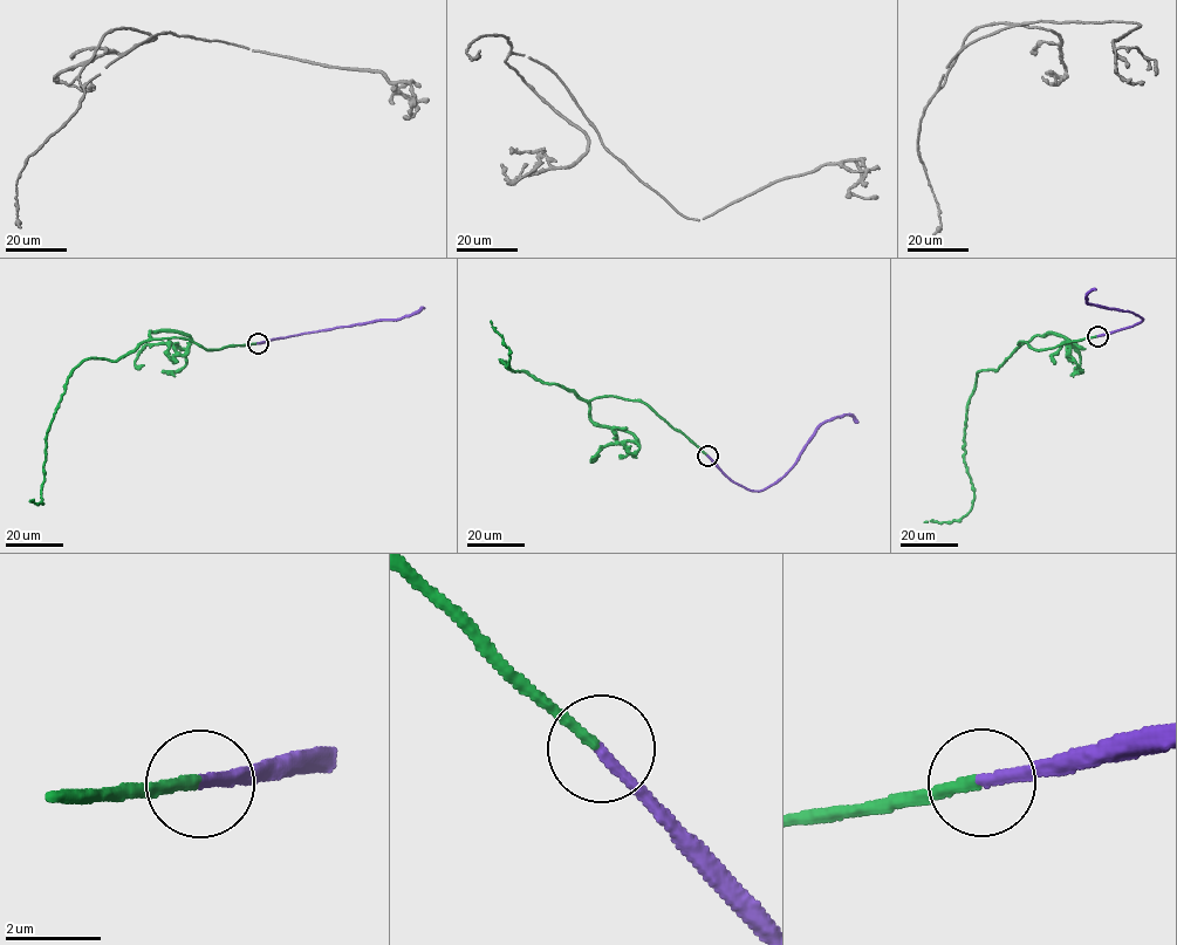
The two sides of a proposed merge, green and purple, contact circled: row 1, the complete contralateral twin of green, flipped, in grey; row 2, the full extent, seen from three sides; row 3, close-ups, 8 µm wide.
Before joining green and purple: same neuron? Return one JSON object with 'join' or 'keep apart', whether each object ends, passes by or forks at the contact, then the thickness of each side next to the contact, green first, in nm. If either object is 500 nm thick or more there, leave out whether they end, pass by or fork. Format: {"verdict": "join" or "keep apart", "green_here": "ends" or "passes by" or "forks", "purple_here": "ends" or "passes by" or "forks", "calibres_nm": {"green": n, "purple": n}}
{"verdict": "join", "green_here": "ends", "purple_here": "ends", "calibres_nm": {"green": 240, "purple": 240}}

